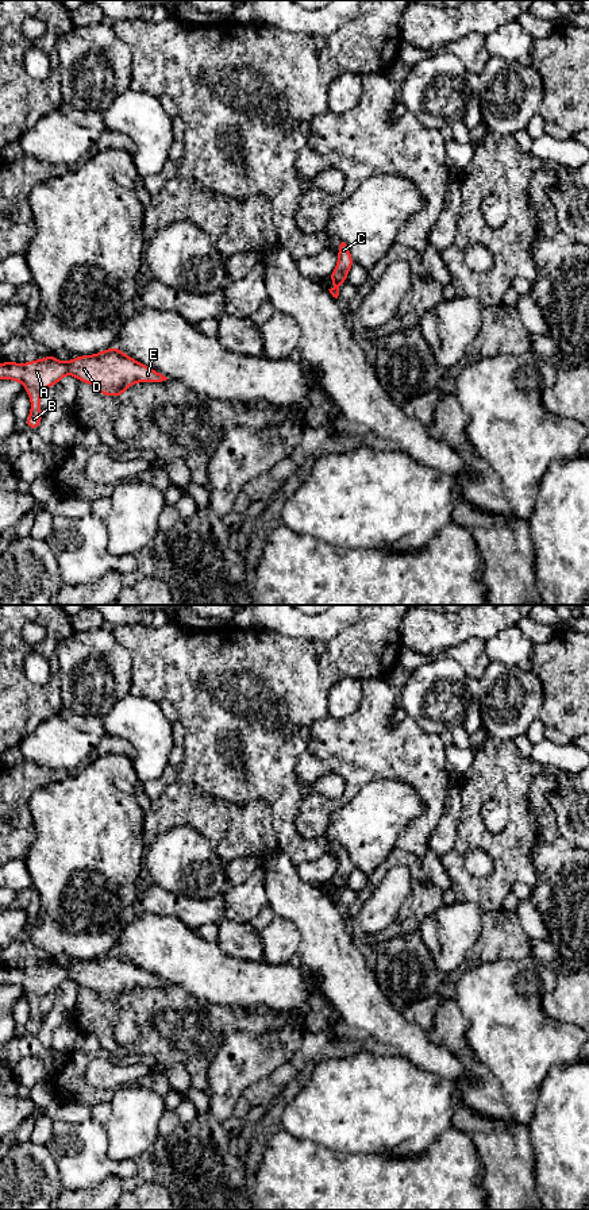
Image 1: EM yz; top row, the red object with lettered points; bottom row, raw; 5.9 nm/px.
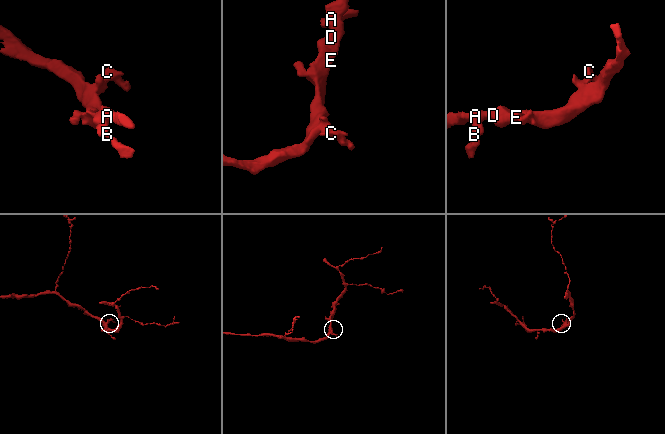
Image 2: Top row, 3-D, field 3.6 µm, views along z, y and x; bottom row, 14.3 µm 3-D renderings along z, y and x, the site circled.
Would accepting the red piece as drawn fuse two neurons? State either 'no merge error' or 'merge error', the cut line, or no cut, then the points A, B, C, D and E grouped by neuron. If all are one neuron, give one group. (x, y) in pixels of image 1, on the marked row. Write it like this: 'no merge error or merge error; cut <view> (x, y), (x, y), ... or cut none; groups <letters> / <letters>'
no merge error; cut none; groups A B C D E

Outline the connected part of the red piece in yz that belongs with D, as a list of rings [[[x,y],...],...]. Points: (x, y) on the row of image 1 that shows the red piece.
[[[118,346],[103,350],[95,355],[74,357],[68,363],[61,362],[53,354],[38,361],[28,361],[26,365],[18,362],[0,362],[0,379],[22,382],[28,393],[31,411],[26,420],[26,428],[35,431],[39,428],[42,423],[41,394],[49,386],[58,385],[61,378],[66,374],[74,375],[78,382],[91,384],[100,394],[112,397],[122,397],[124,390],[136,382],[162,382],[169,379],[130,355],[123,354]]]

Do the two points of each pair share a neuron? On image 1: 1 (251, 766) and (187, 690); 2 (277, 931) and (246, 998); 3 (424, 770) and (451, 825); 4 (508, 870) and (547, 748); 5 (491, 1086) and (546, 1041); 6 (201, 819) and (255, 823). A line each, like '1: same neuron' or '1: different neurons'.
1: same neuron
2: different neurons
3: different neurons
4: different neurons
5: different neurons
6: same neuron

